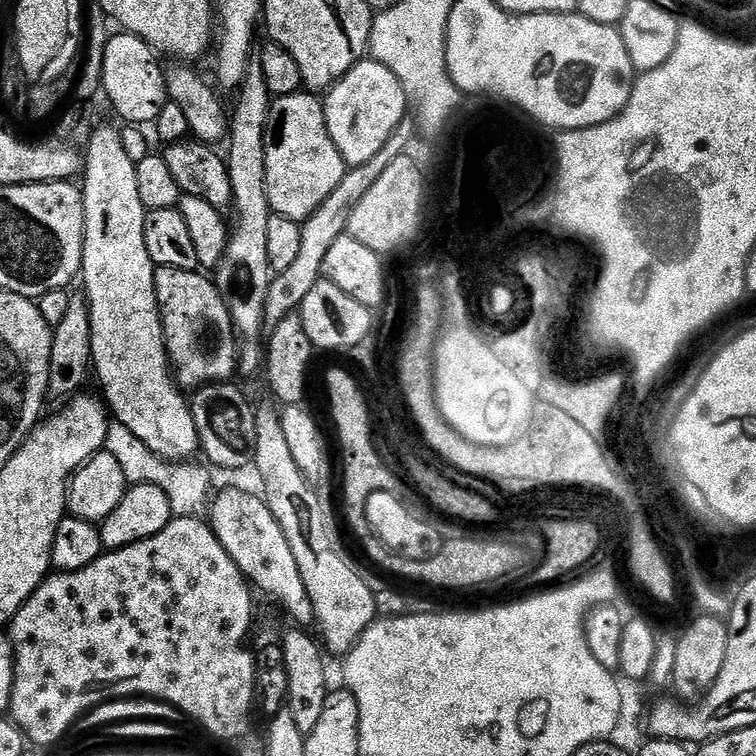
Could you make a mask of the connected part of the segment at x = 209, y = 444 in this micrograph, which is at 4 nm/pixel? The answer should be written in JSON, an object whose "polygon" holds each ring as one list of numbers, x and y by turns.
{"polygon":[[212,382,196,396,194,400,194,415,196,428,200,431,200,443,202,452,208,455,209,465,217,464,220,468,244,468,249,467,254,456,258,427,256,428,256,416,252,413,252,404,232,385,232,382]]}

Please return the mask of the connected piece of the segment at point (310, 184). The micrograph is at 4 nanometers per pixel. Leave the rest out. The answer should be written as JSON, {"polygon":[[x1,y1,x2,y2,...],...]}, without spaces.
{"polygon":[[307,90,275,97,264,141,268,204,277,216,297,222,307,220,330,198,346,173,342,154,328,133,321,97]]}

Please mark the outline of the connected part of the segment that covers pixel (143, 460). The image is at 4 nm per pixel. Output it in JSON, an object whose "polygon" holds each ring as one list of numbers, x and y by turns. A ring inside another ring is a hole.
{"polygon":[[111,421,108,425,107,442,104,450,114,455,118,459,118,464,122,472,126,474,128,482,133,484,152,484,158,486,167,497,173,515,203,517,208,508,208,498,210,496,210,484,212,476,207,467,194,466,195,464,186,462,181,467,164,460,159,453,150,450,148,446,126,426,117,421],[178,468,182,468,182,471]]}

